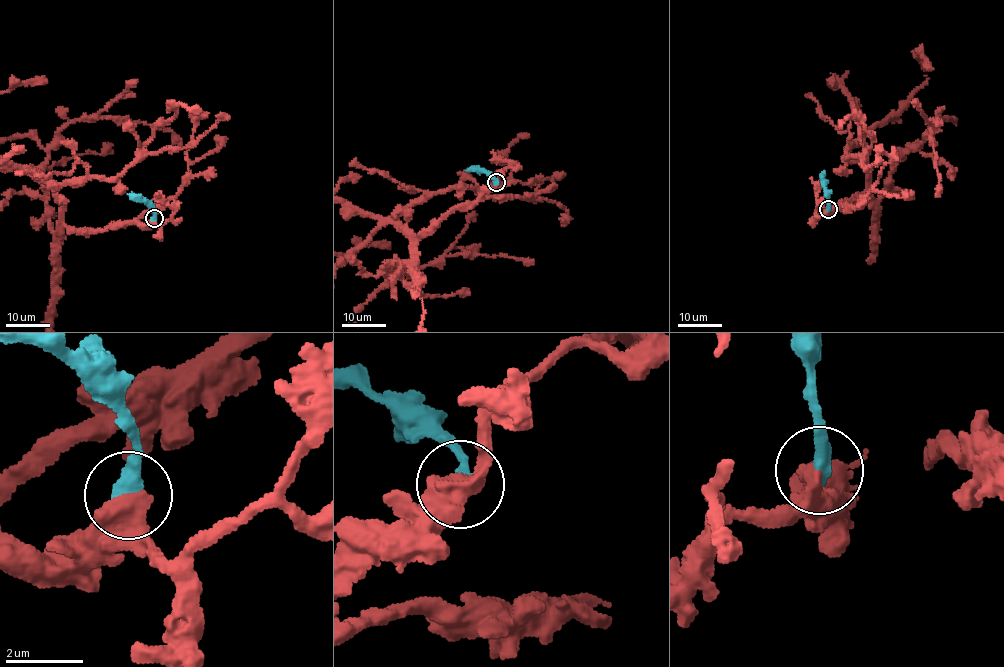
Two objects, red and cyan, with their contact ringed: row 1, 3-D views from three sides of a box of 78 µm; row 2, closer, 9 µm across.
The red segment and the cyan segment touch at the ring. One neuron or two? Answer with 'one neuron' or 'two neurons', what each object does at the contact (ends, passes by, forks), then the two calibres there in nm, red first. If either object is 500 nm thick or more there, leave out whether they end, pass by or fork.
one neuron | 600/480 nm

